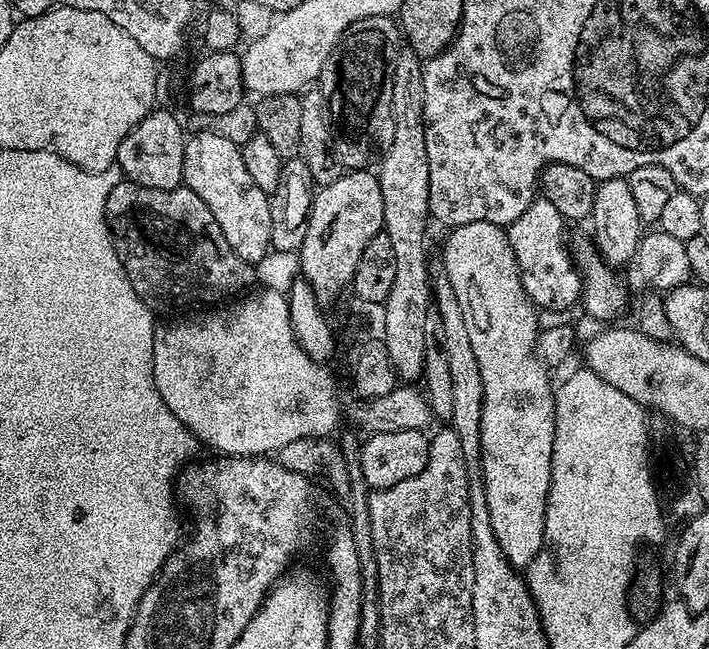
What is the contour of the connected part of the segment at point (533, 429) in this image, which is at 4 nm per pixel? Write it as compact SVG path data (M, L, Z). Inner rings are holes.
M470 222L466 226L451 229L447 234L449 236L448 241L444 244L444 268L442 268L442 272L443 275L448 277L450 286L454 286L454 294L458 294L458 302L462 306L466 318L466 331L470 333L470 346L474 349L474 358L478 358L478 370L482 374L484 401L482 402L482 422L480 423L480 467L478 472L483 479L484 489L486 490L486 506L490 510L490 526L494 528L494 538L498 538L498 546L504 557L511 562L513 568L524 570L544 547L544 515L548 505L548 491L552 477L552 451L554 450L554 426L556 425L554 384L548 381L550 372L549 369L545 368L544 361L536 357L538 352L538 323L536 324L538 309L522 286L520 267L514 258L514 250L508 241L508 233L501 225L491 224L490 222Z

